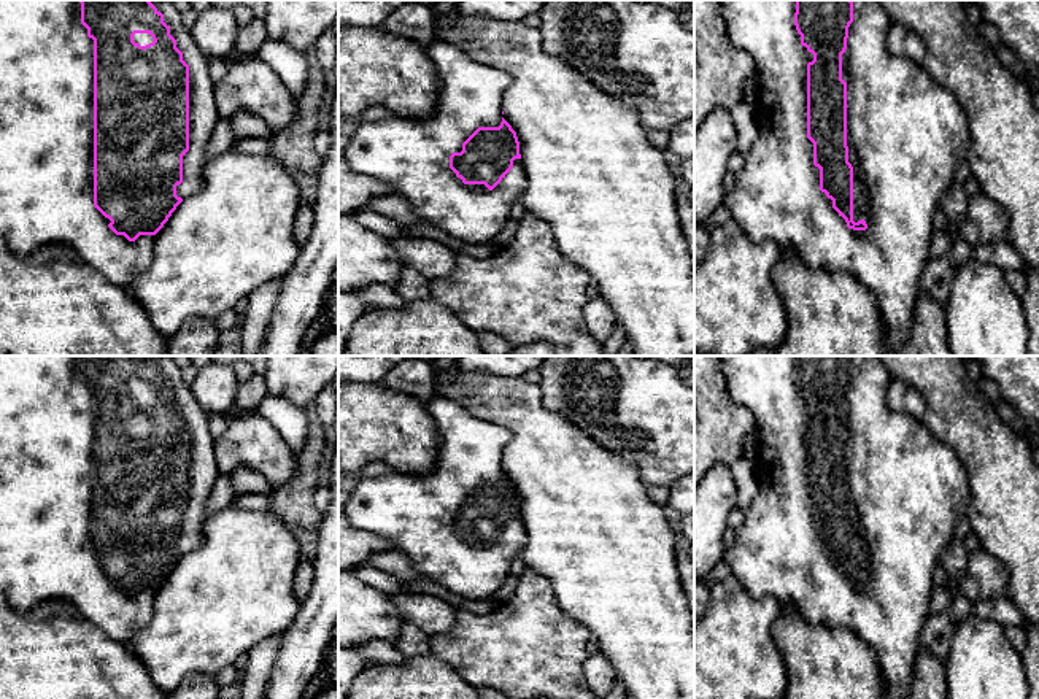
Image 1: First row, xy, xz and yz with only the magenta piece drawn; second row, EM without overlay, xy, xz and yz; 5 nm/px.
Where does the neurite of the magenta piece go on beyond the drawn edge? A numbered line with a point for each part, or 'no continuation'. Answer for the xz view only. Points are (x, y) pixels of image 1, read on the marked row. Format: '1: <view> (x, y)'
1: xz (410, 154)

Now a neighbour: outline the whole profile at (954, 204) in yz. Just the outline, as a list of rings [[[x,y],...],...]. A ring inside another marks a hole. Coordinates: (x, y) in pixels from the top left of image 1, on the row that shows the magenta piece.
[[[952,184],[952,187],[942,195],[939,208],[947,218],[947,234],[950,235],[948,257],[953,265],[963,265],[974,257],[974,248],[963,241],[956,234],[956,229],[963,224],[968,211],[969,195],[961,184]]]

